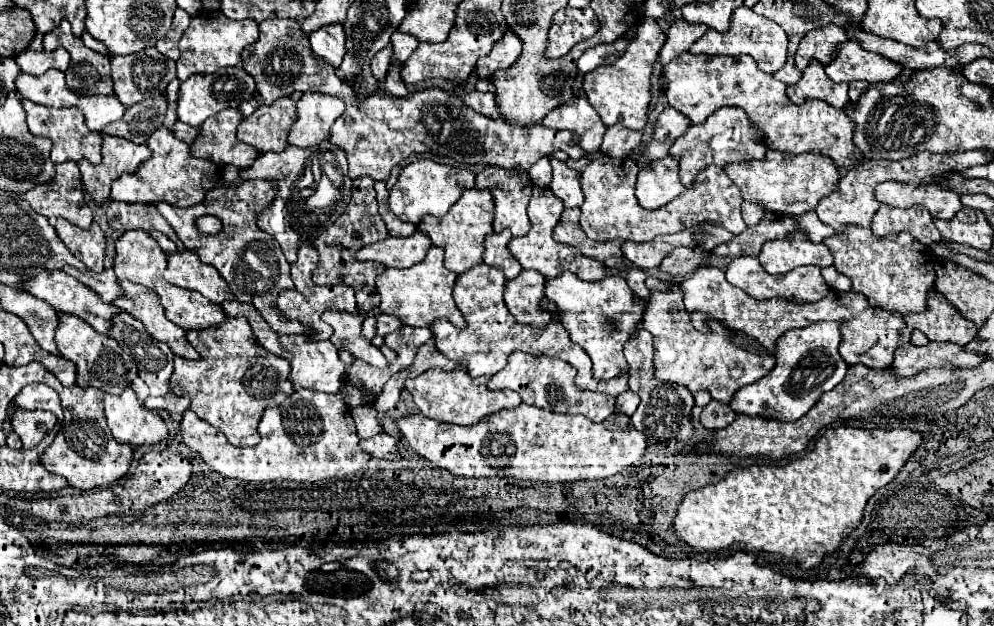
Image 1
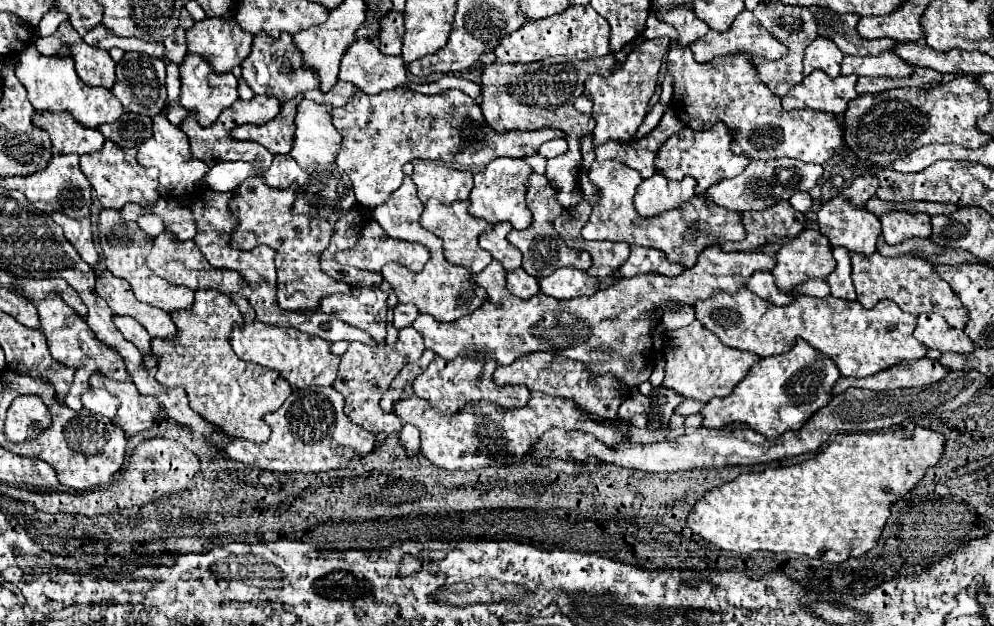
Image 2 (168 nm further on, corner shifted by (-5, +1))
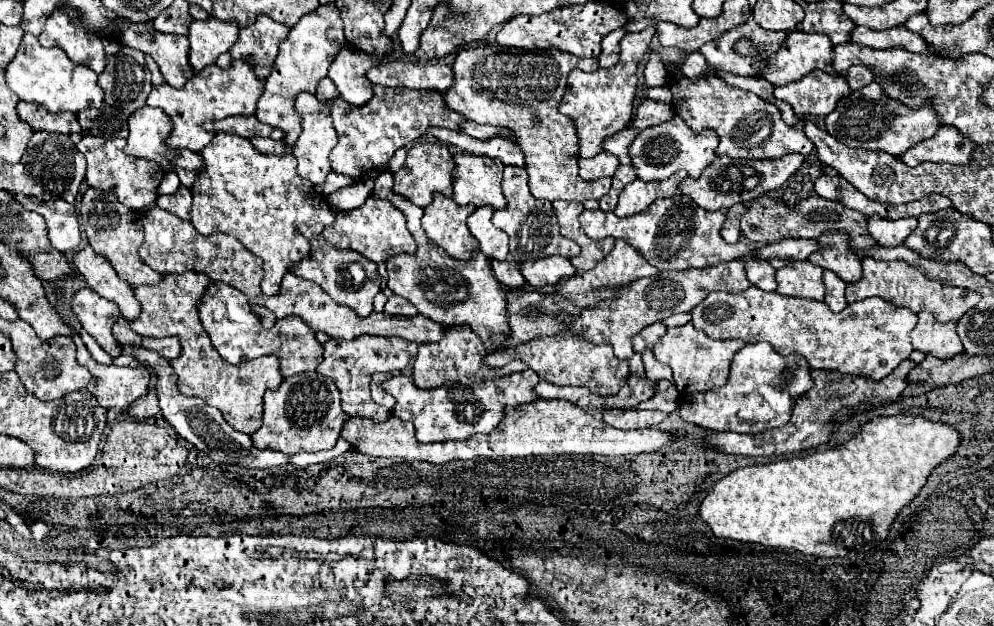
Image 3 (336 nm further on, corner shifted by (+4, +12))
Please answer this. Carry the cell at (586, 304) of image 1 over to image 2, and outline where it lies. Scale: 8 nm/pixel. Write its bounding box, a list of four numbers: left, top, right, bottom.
[540,268,598,300]

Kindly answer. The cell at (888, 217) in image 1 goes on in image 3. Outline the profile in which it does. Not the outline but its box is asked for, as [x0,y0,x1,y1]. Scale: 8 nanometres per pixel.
[867,217,917,247]

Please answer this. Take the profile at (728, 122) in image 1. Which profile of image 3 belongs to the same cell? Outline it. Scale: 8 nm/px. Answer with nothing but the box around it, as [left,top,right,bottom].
[629,115,719,181]

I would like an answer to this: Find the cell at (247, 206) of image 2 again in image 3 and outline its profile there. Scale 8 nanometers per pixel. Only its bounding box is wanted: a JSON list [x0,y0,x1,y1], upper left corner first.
[191,133,335,297]

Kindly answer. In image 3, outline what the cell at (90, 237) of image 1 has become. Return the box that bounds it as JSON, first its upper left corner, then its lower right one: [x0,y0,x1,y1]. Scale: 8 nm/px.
[15,193,81,251]

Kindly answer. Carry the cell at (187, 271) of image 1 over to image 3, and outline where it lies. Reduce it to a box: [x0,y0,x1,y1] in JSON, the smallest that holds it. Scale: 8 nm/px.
[139,207,263,297]

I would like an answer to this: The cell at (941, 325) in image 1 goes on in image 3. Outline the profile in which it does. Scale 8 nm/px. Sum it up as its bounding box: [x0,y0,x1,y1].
[911,311,963,359]

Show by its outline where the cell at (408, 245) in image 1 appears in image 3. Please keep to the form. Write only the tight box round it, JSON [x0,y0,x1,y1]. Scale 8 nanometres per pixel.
[323,197,417,263]

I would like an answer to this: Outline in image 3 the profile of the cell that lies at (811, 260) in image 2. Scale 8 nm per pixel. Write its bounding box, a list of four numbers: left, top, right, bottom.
[777,261,825,299]

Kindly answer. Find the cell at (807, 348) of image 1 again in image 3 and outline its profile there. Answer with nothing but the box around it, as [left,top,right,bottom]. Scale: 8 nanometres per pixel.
[681,343,811,433]

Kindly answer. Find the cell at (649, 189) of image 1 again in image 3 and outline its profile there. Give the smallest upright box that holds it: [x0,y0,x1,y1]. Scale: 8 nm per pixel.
[615,173,685,217]

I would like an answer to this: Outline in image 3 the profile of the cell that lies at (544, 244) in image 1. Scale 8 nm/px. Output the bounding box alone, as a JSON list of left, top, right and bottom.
[493,167,581,265]

